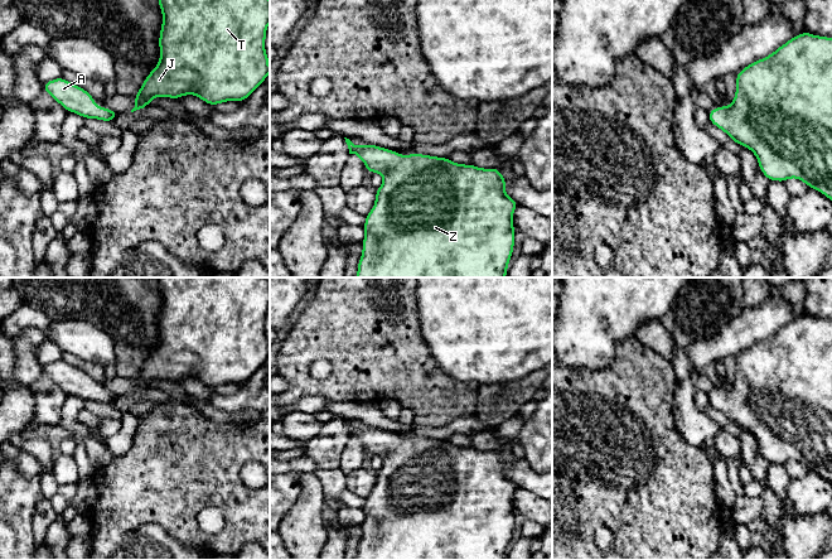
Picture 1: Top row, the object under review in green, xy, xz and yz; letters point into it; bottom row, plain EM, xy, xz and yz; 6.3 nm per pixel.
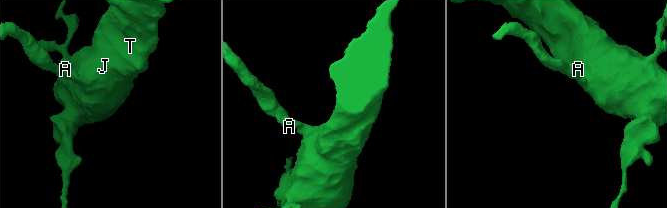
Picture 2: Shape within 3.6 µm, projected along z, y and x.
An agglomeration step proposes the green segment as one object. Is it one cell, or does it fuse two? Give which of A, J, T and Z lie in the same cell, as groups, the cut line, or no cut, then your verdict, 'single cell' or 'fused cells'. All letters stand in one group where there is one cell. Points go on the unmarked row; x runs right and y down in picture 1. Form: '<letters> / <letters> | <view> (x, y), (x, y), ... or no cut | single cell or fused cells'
A J T Z | no cut | single cell

